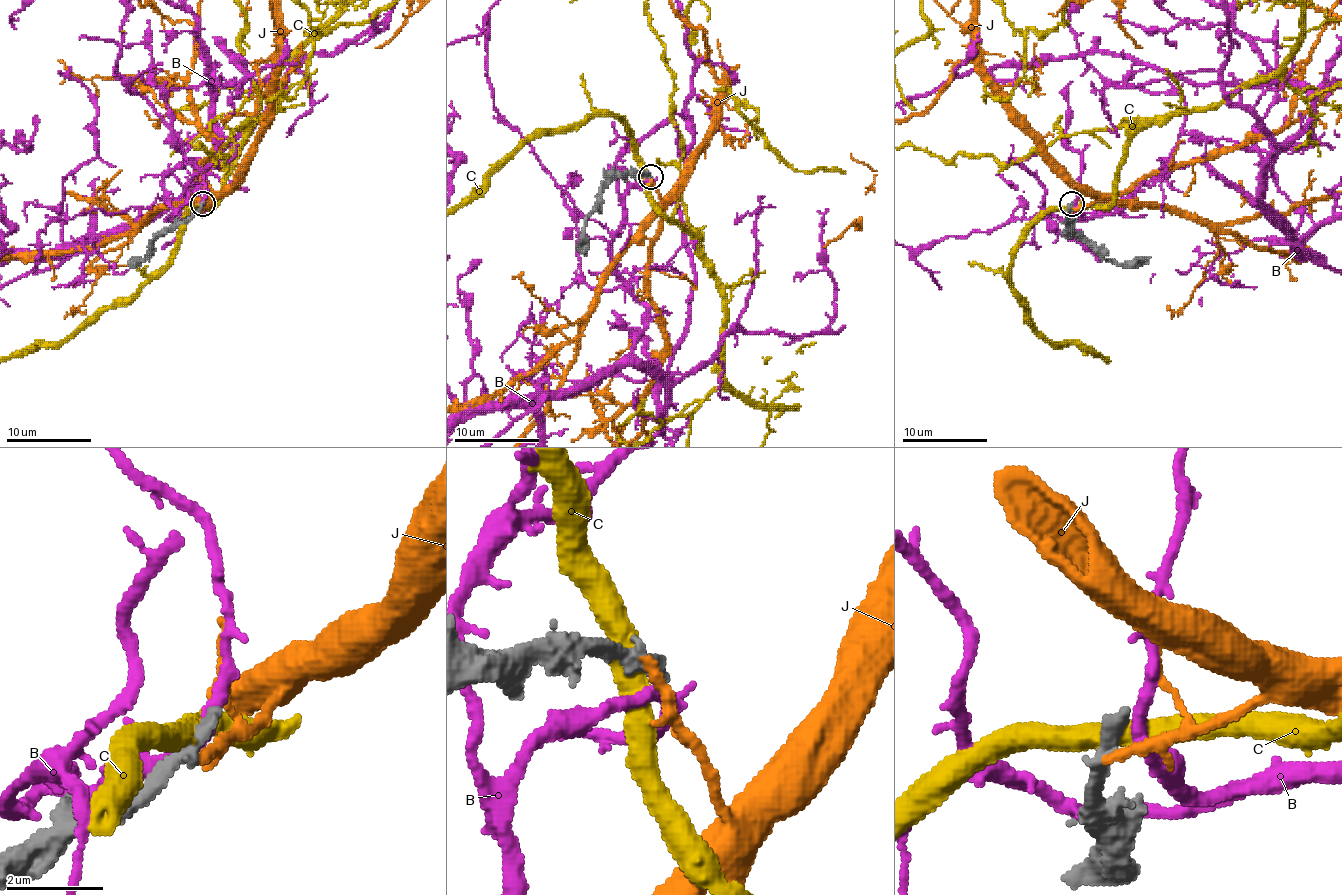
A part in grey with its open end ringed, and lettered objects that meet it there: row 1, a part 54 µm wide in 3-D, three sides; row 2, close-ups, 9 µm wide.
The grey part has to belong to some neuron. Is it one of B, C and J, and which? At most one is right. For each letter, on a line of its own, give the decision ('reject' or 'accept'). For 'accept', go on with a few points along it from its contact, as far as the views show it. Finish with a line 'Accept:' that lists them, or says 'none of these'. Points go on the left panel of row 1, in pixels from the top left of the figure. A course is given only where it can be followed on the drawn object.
B: reject
C: reject
J: reject
Accept: none of these

